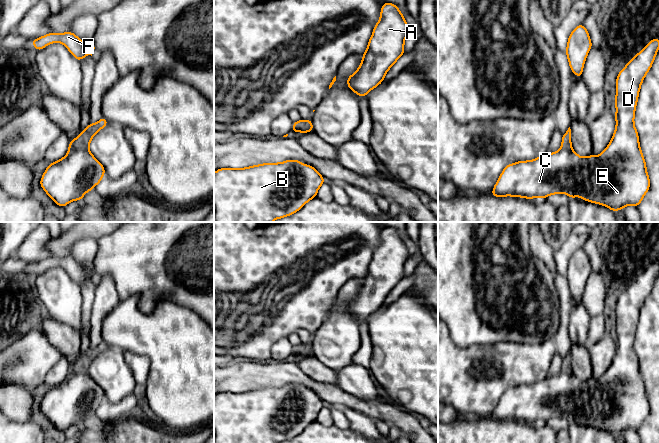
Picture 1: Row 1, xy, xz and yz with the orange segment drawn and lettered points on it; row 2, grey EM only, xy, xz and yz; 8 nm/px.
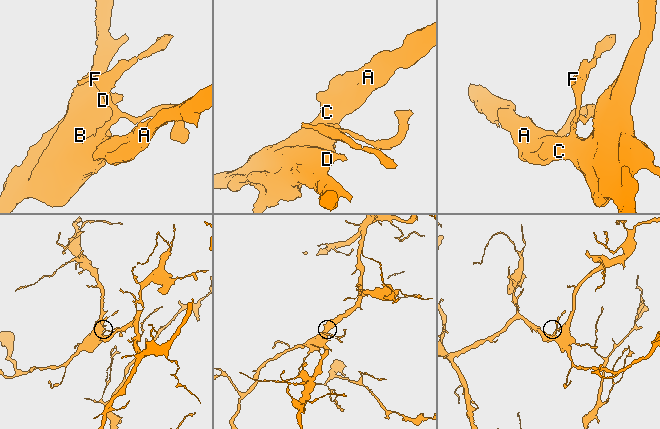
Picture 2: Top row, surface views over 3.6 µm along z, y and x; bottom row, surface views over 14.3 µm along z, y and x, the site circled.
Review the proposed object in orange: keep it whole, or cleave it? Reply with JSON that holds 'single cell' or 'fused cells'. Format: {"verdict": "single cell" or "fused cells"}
{"verdict": "fused cells"}

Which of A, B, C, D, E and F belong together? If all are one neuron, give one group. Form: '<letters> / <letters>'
A B C D E / F

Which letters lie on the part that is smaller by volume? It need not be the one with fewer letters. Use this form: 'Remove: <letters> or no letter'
Remove: F

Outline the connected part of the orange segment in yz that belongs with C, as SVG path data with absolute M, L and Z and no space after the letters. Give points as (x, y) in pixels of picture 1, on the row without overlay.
M653 262L631 285L618 297L616 303L616 353L606 373L598 380L590 379L580 381L572 373L560 373L551 378L545 378L530 385L519 385L507 389L502 395L491 419L494 421L514 420L532 423L535 421L546 422L551 418L568 418L575 423L578 418L582 424L601 428L610 432L613 436L624 433L628 428L638 431L643 421L650 412L650 404L647 398L646 387L639 369L638 356L634 350L634 339L638 318L642 305L650 294L656 277L659 274L659 263Z

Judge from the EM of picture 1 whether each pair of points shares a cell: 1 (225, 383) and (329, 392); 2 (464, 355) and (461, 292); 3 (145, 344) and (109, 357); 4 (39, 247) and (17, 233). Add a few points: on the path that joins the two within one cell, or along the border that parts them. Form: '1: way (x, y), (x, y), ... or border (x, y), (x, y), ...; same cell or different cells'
1: way (251, 375), (295, 375), (303, 379); same cell
2: border (448, 331), (458, 346), (487, 344); different cells
3: border (109, 346), (115, 346), (122, 350); different cells
4: border (33, 232), (19, 246), (12, 258); different cells

